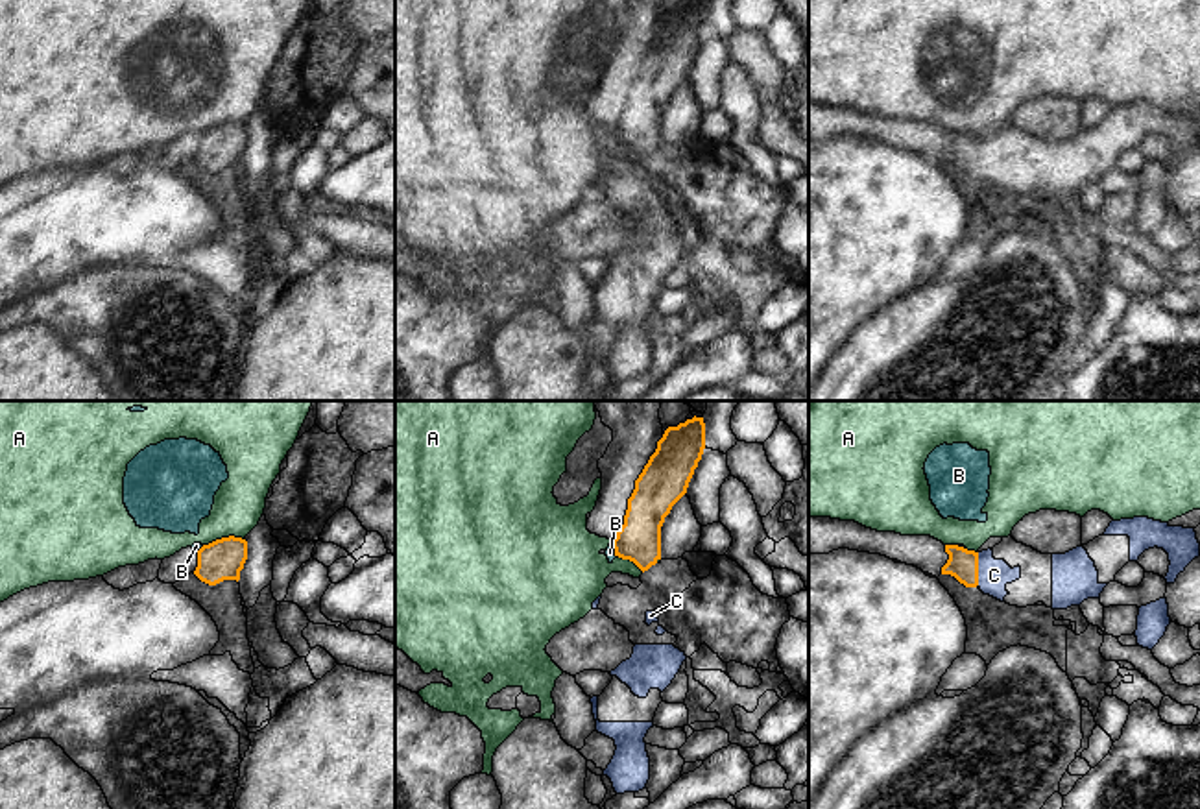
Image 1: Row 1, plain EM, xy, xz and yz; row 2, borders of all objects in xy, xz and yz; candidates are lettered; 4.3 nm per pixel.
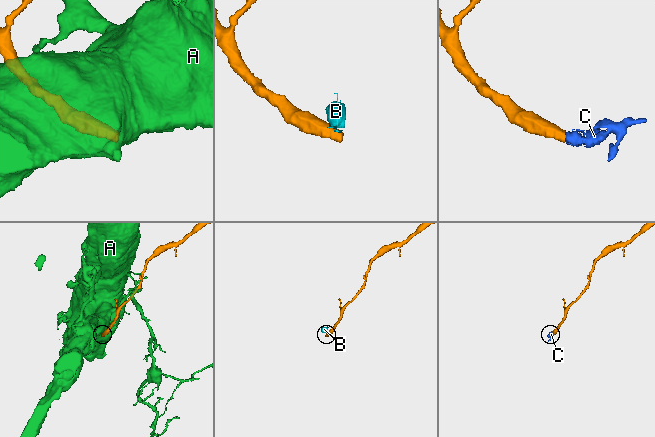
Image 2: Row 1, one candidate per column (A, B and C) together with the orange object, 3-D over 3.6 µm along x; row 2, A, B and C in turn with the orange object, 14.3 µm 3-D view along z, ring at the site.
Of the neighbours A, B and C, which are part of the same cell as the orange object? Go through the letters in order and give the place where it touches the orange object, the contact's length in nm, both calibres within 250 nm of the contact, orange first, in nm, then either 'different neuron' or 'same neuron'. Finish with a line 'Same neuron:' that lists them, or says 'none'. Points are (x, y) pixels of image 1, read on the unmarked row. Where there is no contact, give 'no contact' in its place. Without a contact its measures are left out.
A: meets orange in xy at (224, 124); contact 190 nm long; 180 nm thick on the orange side, 220 nm on the other; different neuron
B: meets orange in xz at (613, 133); contact 70 nm long; 190 nm thick on the orange side, 50 nm on the other; different neuron
C: meets orange in yz at (977, 156); contact 140 nm long; 140 nm thick on the orange side, 140 nm on the other; same neuron
Same neuron: C

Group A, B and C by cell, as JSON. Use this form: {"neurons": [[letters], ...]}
{"neurons": [["A", "B"], ["C"]]}

